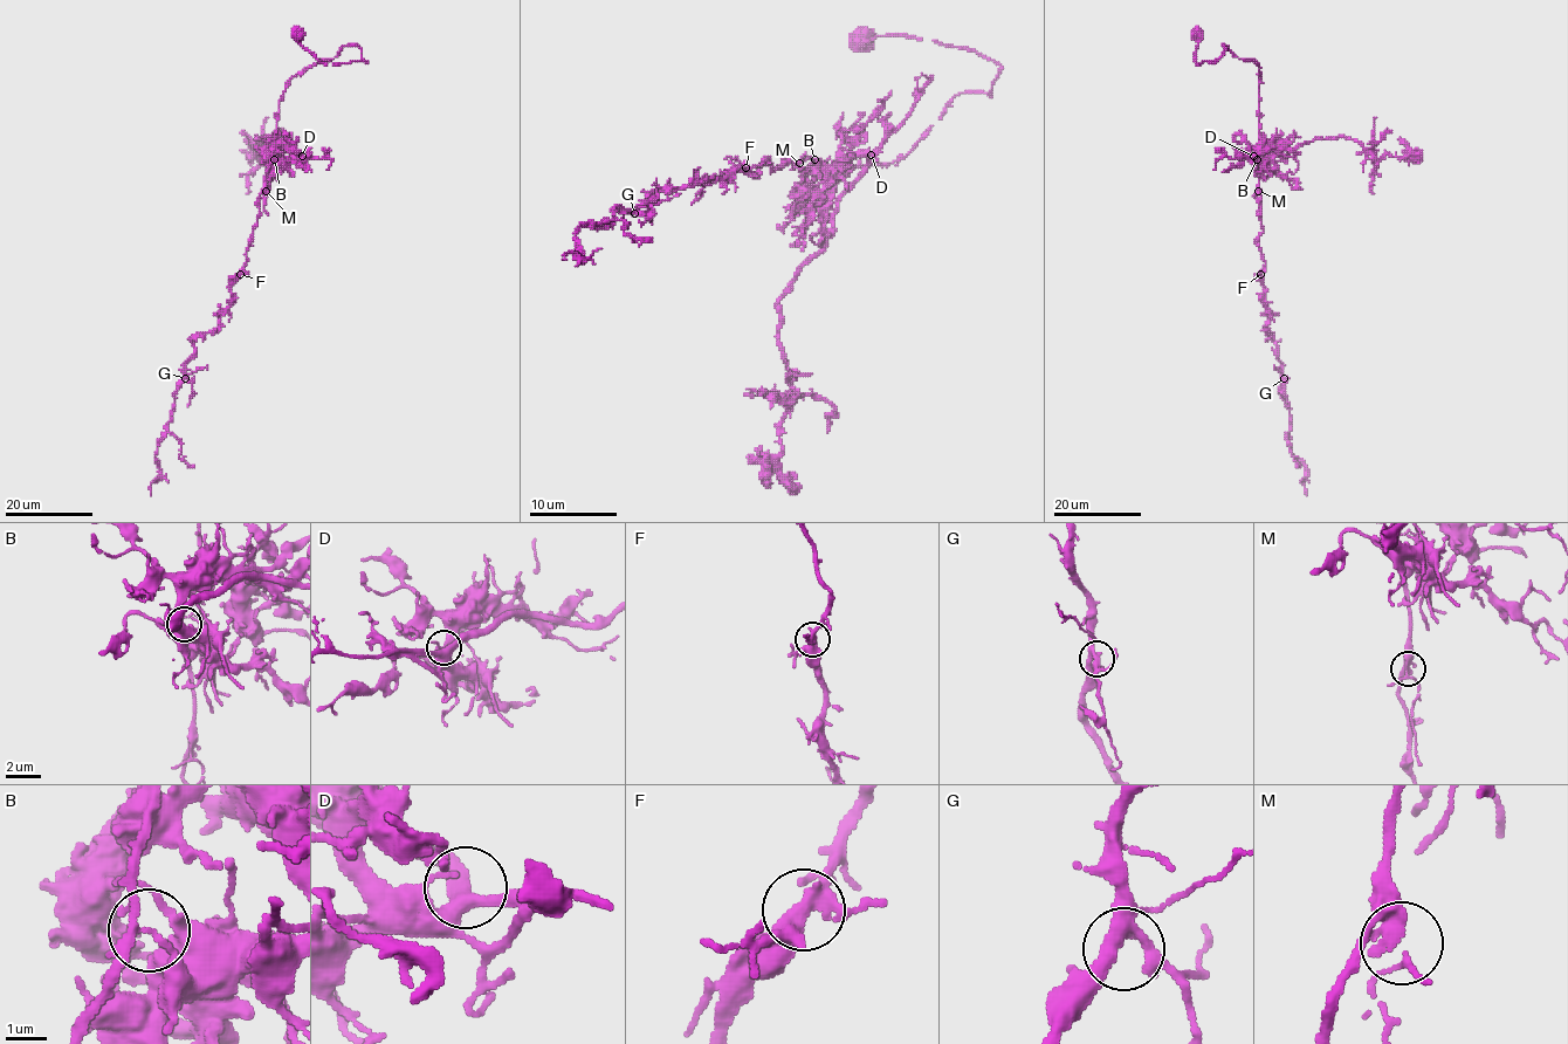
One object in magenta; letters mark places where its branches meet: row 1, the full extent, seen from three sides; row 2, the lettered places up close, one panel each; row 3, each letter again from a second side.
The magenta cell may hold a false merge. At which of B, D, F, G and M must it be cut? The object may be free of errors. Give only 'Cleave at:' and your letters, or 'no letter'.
Cleave at: B

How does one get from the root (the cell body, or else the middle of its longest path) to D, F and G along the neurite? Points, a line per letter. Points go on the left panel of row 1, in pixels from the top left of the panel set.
D: (259, 205), (269, 164), (274, 159), (279, 164), (290, 163), (302, 156)
F: (259, 205), (256, 226), (240, 273)
G: (259, 205), (245, 268), (232, 287), (232, 303), (215, 329), (192, 340), (193, 356), (185, 364), (185, 378)

